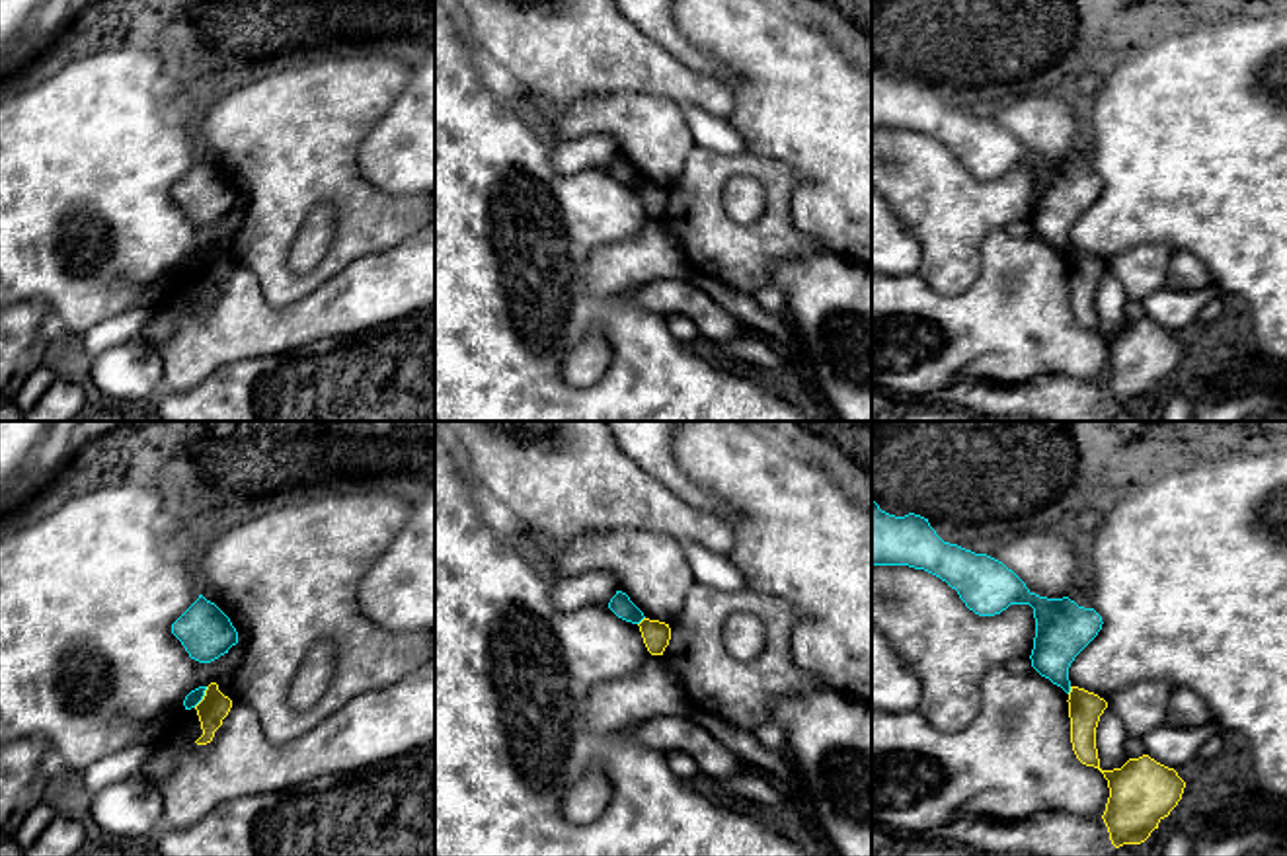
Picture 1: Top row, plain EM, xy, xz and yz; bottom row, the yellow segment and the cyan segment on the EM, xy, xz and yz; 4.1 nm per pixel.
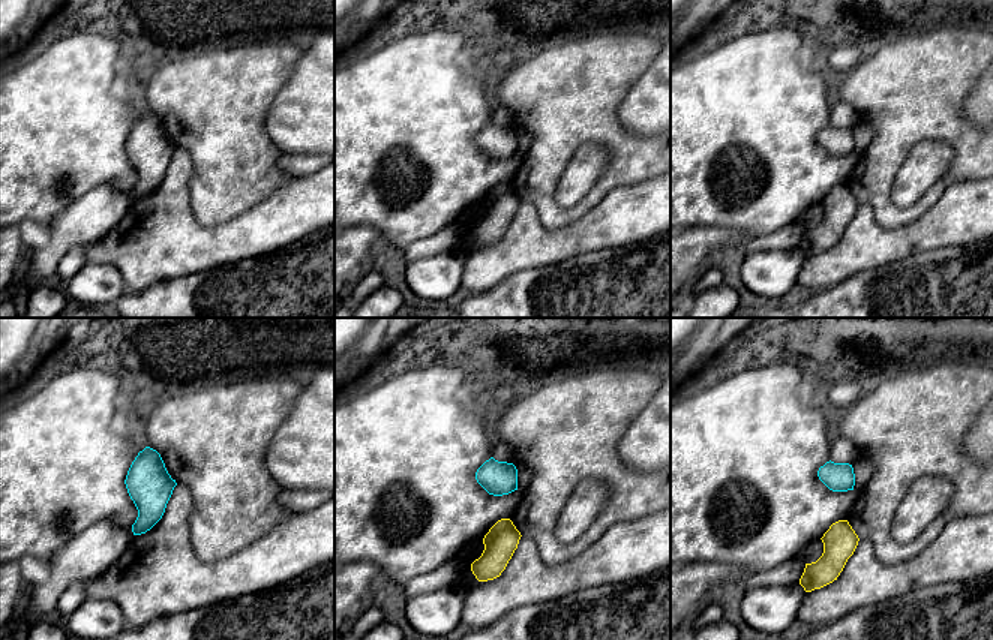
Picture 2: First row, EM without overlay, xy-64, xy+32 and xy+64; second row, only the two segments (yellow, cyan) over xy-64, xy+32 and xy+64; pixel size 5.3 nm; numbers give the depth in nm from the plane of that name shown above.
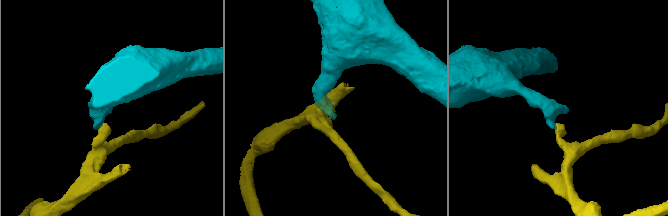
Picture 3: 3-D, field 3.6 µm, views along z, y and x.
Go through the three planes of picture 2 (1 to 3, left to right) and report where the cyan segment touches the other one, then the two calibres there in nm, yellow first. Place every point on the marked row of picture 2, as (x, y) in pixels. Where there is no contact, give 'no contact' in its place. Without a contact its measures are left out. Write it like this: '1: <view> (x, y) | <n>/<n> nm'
1: no contact
2: no contact
3: no contact

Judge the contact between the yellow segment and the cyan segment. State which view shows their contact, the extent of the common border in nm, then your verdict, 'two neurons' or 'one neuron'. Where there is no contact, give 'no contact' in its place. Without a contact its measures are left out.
xy | 110 nm | two neurons

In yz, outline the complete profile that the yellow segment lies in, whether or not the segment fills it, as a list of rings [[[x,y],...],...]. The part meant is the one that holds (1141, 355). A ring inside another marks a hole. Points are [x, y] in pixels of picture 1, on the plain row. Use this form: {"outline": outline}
{"outline": [[[1071,250],[1071,306],[1076,322],[1098,331],[1108,343],[1110,361],[1102,378],[1115,411],[1145,406],[1182,363],[1186,345],[1149,318],[1129,322],[1121,331],[1102,333],[1096,291],[1108,265],[1094,255]]]}

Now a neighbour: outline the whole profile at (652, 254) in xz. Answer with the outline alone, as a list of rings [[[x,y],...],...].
[[[651,218],[636,236],[599,246],[589,253],[583,287],[606,296],[655,281],[688,281],[694,269],[661,218]]]

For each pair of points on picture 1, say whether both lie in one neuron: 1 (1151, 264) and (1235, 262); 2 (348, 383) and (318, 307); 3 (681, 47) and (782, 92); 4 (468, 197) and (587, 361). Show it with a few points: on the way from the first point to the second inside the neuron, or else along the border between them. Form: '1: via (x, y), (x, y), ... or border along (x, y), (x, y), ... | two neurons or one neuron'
1: border along (1172, 248), (1163, 242), (1137, 242), (1126, 250) | two neurons
2: border along (375, 326), (363, 332), (318, 338), (287, 351) | two neurons
3: border along (687, 39), (712, 55), (734, 80) | two neurons
4: border along (601, 332), (566, 351), (568, 385) | two neurons

